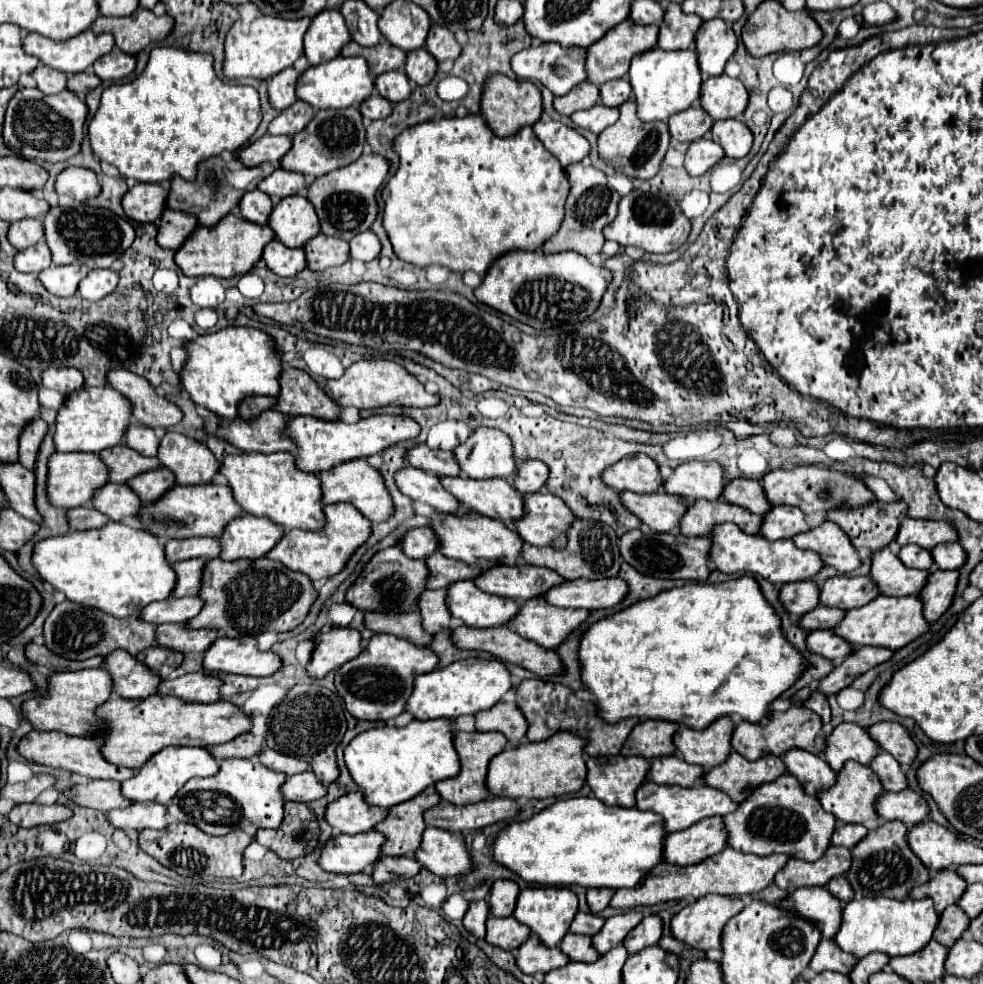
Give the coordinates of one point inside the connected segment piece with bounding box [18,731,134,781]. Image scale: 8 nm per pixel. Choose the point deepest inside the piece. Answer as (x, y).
(82, 755)

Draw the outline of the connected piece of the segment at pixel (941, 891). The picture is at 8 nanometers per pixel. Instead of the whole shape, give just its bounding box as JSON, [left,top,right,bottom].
[910,869,966,913]

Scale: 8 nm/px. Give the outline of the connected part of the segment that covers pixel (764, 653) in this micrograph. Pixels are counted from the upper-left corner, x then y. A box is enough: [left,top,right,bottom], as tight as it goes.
[578,577,806,729]

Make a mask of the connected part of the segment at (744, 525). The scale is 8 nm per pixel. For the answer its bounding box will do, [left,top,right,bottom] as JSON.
[680,499,762,535]

